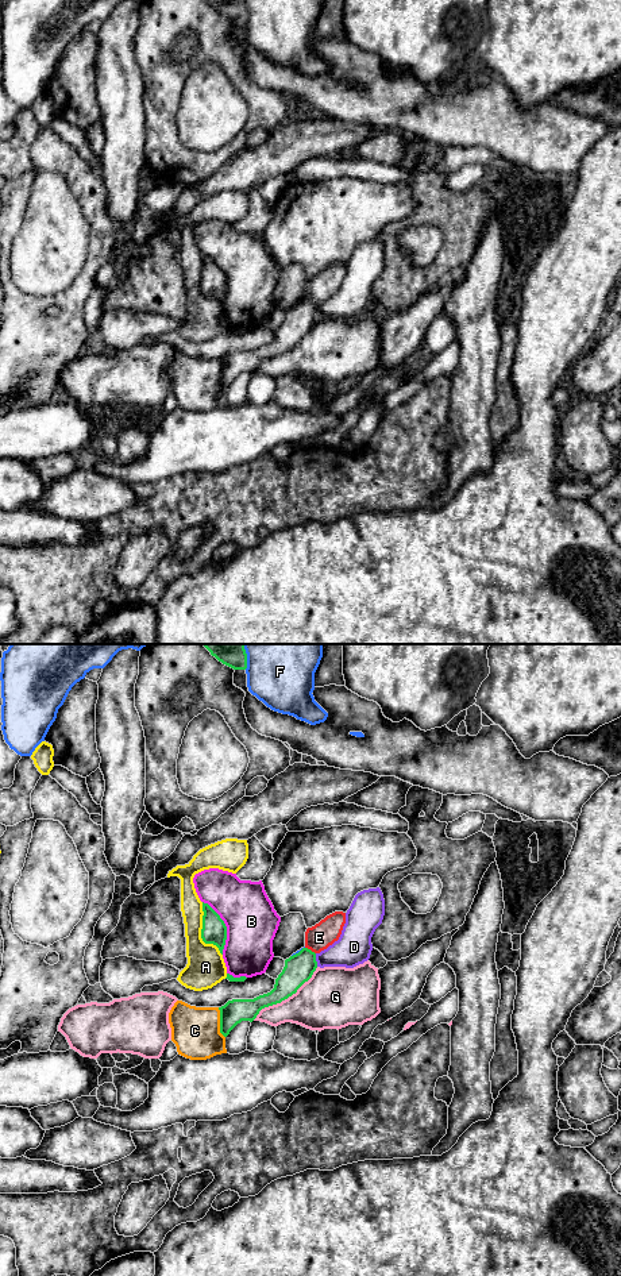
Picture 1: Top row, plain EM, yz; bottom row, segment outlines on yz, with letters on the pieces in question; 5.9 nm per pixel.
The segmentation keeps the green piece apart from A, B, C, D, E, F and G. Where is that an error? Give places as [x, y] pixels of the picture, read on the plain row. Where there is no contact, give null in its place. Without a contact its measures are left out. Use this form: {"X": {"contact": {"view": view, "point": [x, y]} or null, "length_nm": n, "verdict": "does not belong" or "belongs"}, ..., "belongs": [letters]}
{"A": {"contact": {"view": "yz", "point": [201, 284]}, "length_nm": 340, "verdict": "does not belong"}, "B": {"contact": {"view": "yz", "point": [226, 278]}, "length_nm": 340, "verdict": "does not belong"}, "C": {"contact": {"view": "yz", "point": [220, 374]}, "length_nm": 190, "verdict": "does not belong"}, "D": {"contact": {"view": "yz", "point": [315, 312]}, "length_nm": 80, "verdict": "does not belong"}, "E": {"contact": {"view": "yz", "point": [309, 301]}, "length_nm": 80, "verdict": "does not belong"}, "F": {"contact": {"view": "yz", "point": [246, 11]}, "length_nm": 130, "verdict": "does not belong"}, "G": {"contact": {"view": "yz", "point": [285, 350]}, "length_nm": 500, "verdict": "does not belong"}, "belongs": []}

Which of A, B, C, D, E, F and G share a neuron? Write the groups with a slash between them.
A / B / C / D / E / F / G

